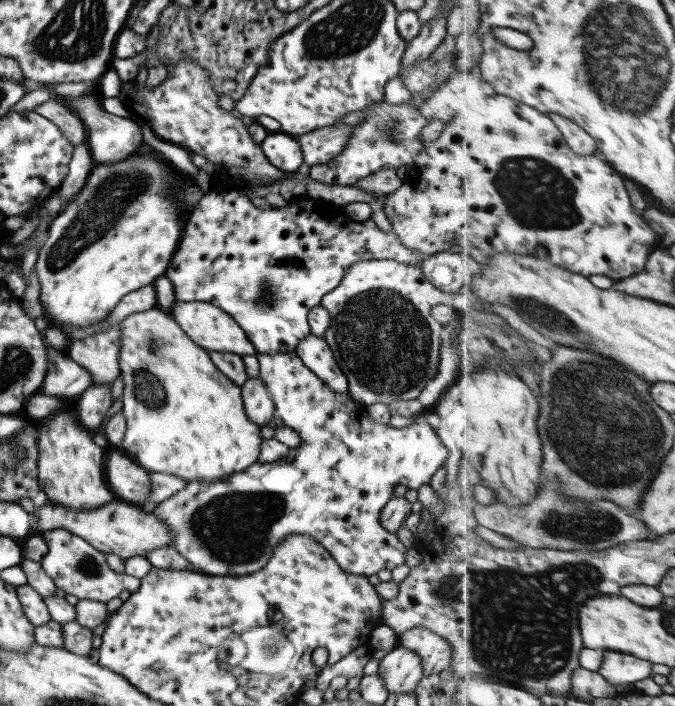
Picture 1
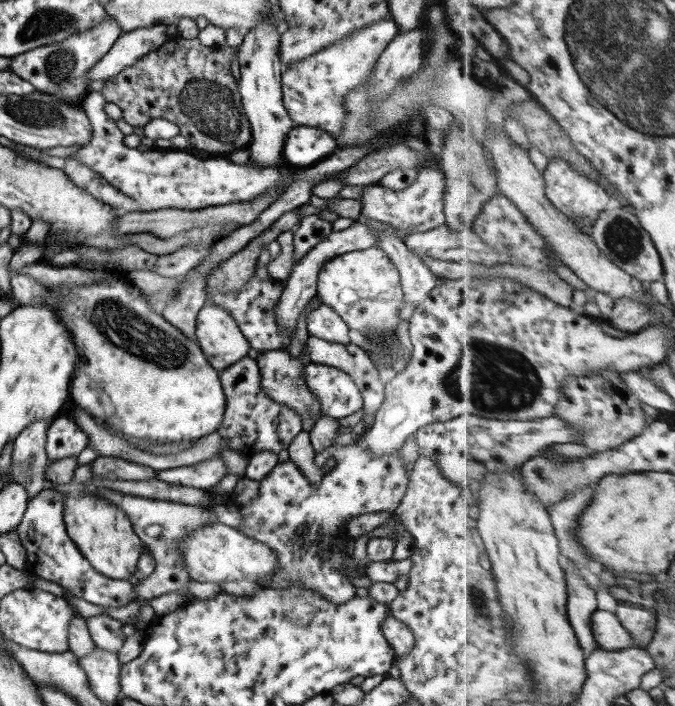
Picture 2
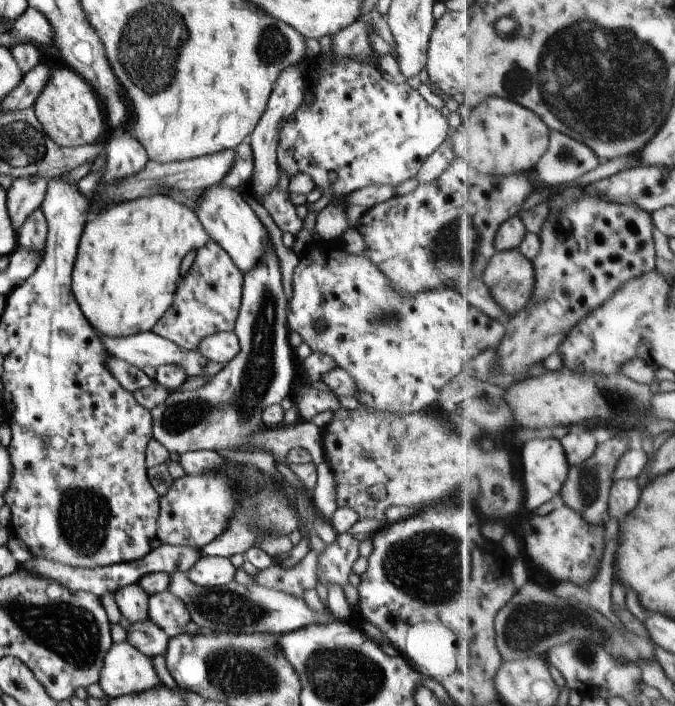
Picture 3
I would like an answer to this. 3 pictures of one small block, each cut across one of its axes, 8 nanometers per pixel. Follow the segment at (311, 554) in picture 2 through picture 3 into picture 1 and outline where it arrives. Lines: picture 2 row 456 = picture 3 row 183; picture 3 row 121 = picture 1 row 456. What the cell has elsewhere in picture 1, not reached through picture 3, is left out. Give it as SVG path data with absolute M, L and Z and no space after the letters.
M295 352L275 353L272 355L255 353L255 355L258 360L258 377L265 383L265 387L267 387L267 391L269 391L271 400L274 404L274 414L279 417L279 420L282 420L285 427L289 427L299 433L301 444L295 446L295 448L290 448L287 456L284 456L279 463L261 464L255 462L251 466L245 468L245 470L225 476L224 479L219 481L191 481L185 483L183 488L181 488L181 491L169 496L166 500L159 502L151 514L156 520L159 520L165 526L165 529L172 535L172 542L170 542L171 547L173 547L184 560L187 560L187 563L197 572L212 576L228 575L237 577L257 572L258 569L264 568L264 565L269 561L275 545L281 543L281 540L284 540L290 535L309 536L312 540L317 542L317 545L321 545L327 550L326 552L333 558L333 561L342 572L351 575L369 577L375 575L377 571L383 569L391 571L393 568L404 564L406 548L403 544L400 544L395 533L388 532L380 526L380 511L393 496L396 484L403 484L407 489L414 488L417 490L421 485L428 484L431 475L433 475L442 464L445 464L448 450L446 445L443 444L442 439L437 436L435 429L431 428L422 417L415 417L413 424L409 424L407 428L391 428L388 424L379 424L367 420L365 407L363 408L361 404L357 404L357 402L349 399L347 392L344 394L337 393L333 391L333 389L325 386L325 383L321 382L321 380L319 380L308 368L303 366L301 359Z

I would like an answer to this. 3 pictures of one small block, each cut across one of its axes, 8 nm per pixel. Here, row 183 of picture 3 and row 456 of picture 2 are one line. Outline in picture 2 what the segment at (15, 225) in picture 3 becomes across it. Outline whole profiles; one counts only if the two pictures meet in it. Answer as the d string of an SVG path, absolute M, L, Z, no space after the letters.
M37 419L25 426L12 441L10 464L7 471L13 482L25 488L32 500L46 487L44 470L48 465L45 454L45 432L51 419Z

